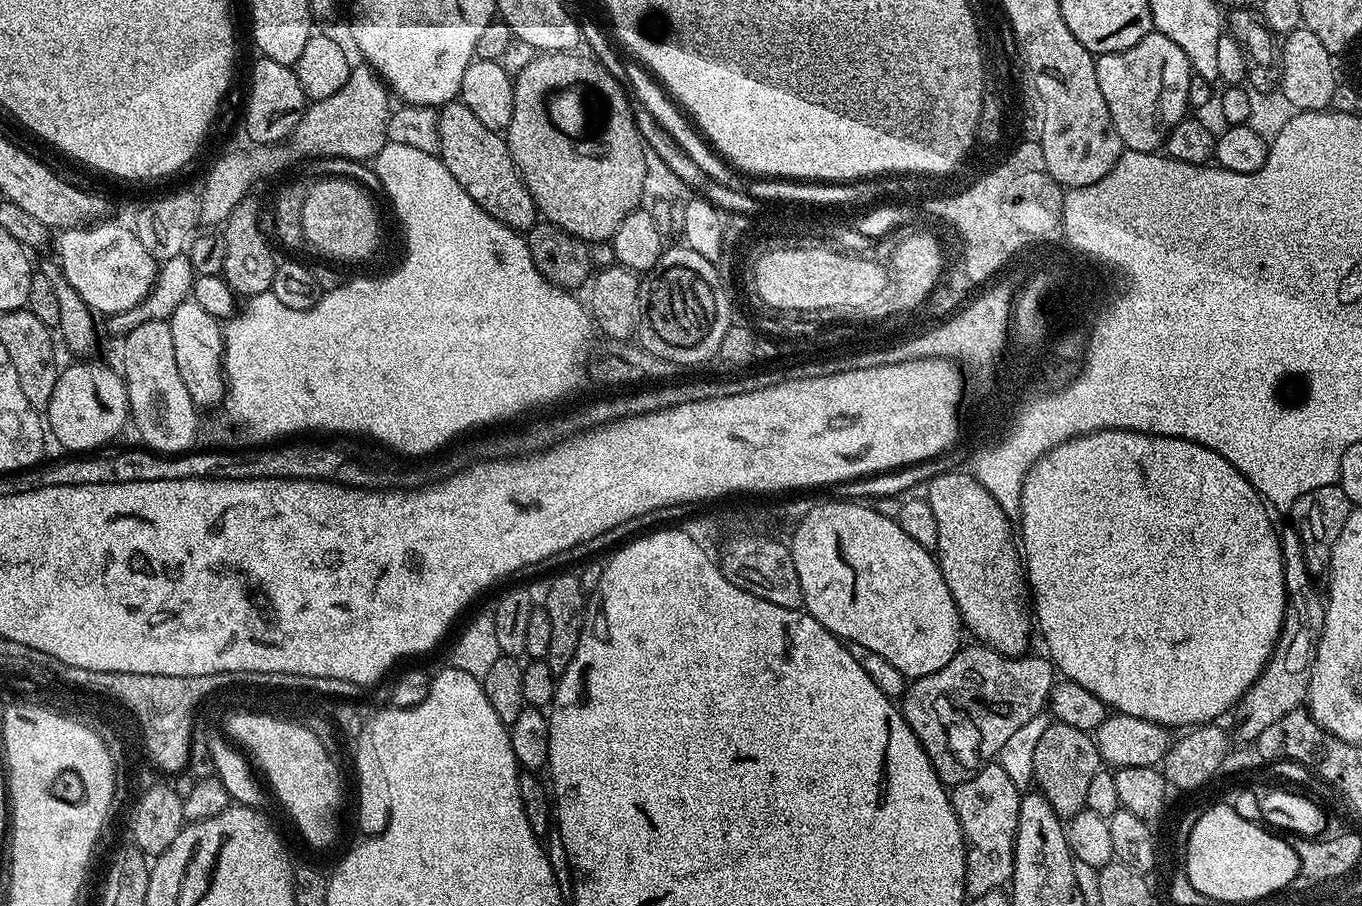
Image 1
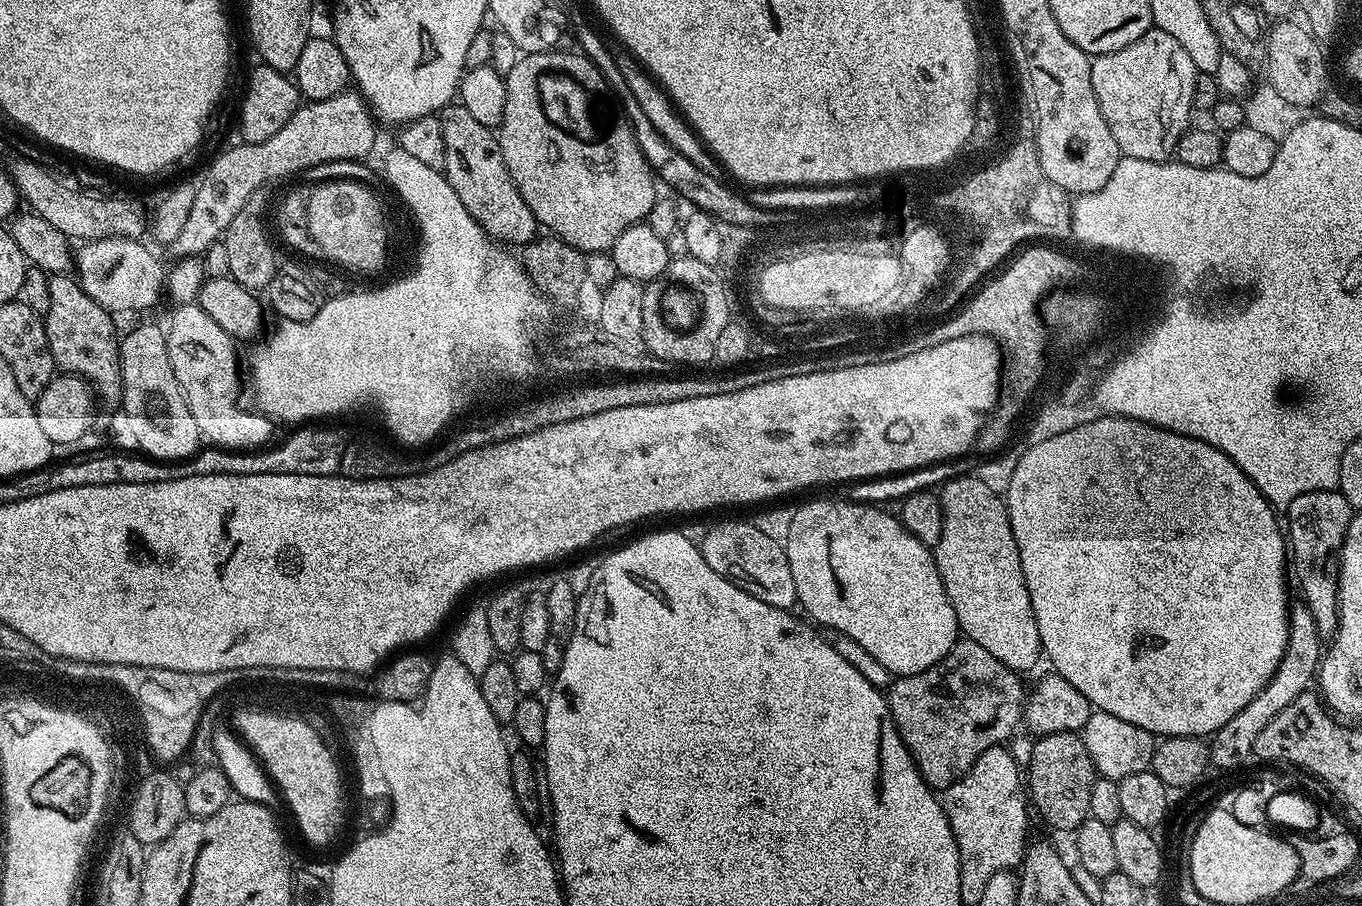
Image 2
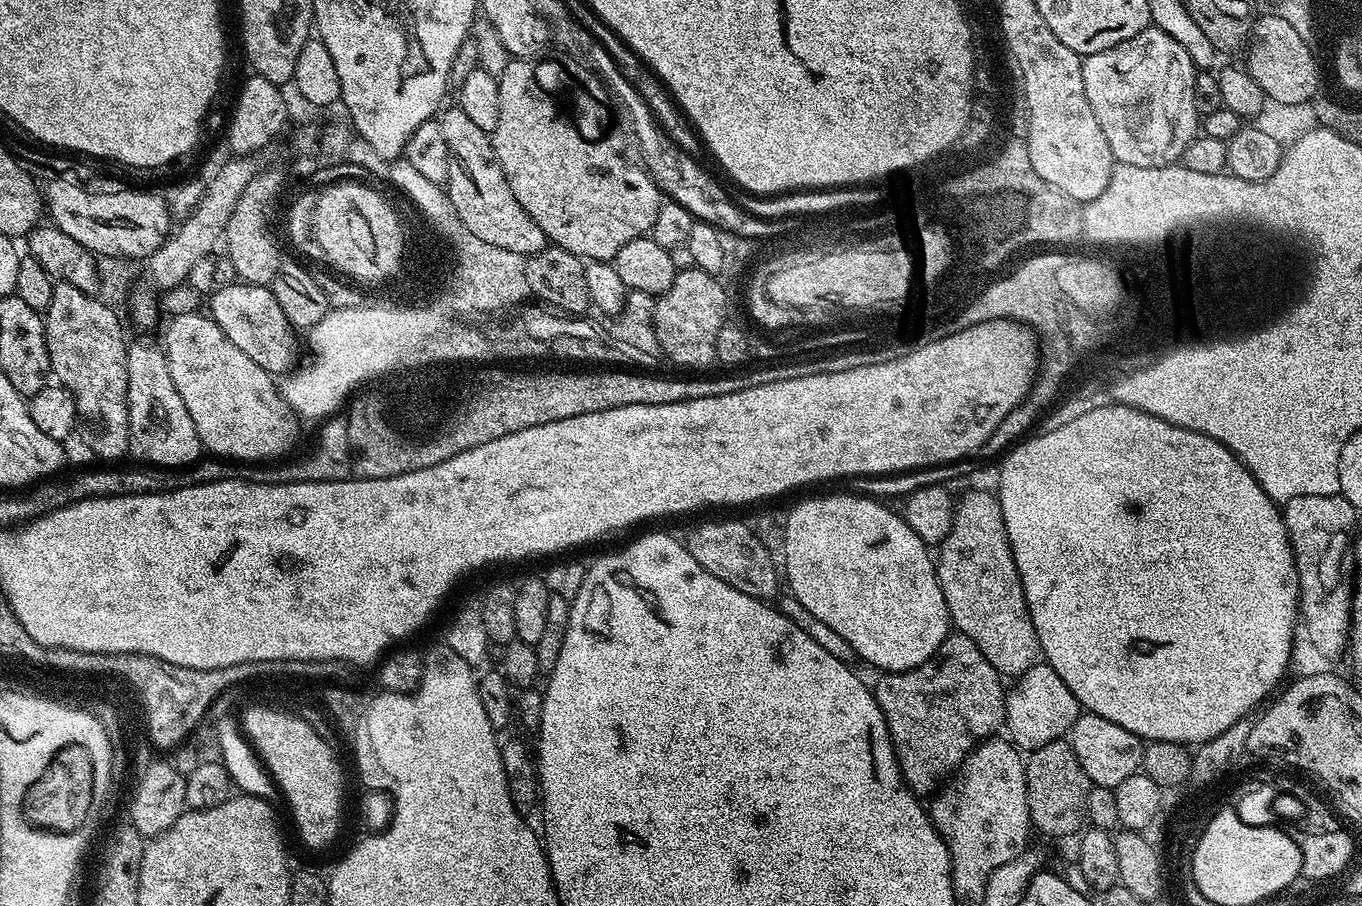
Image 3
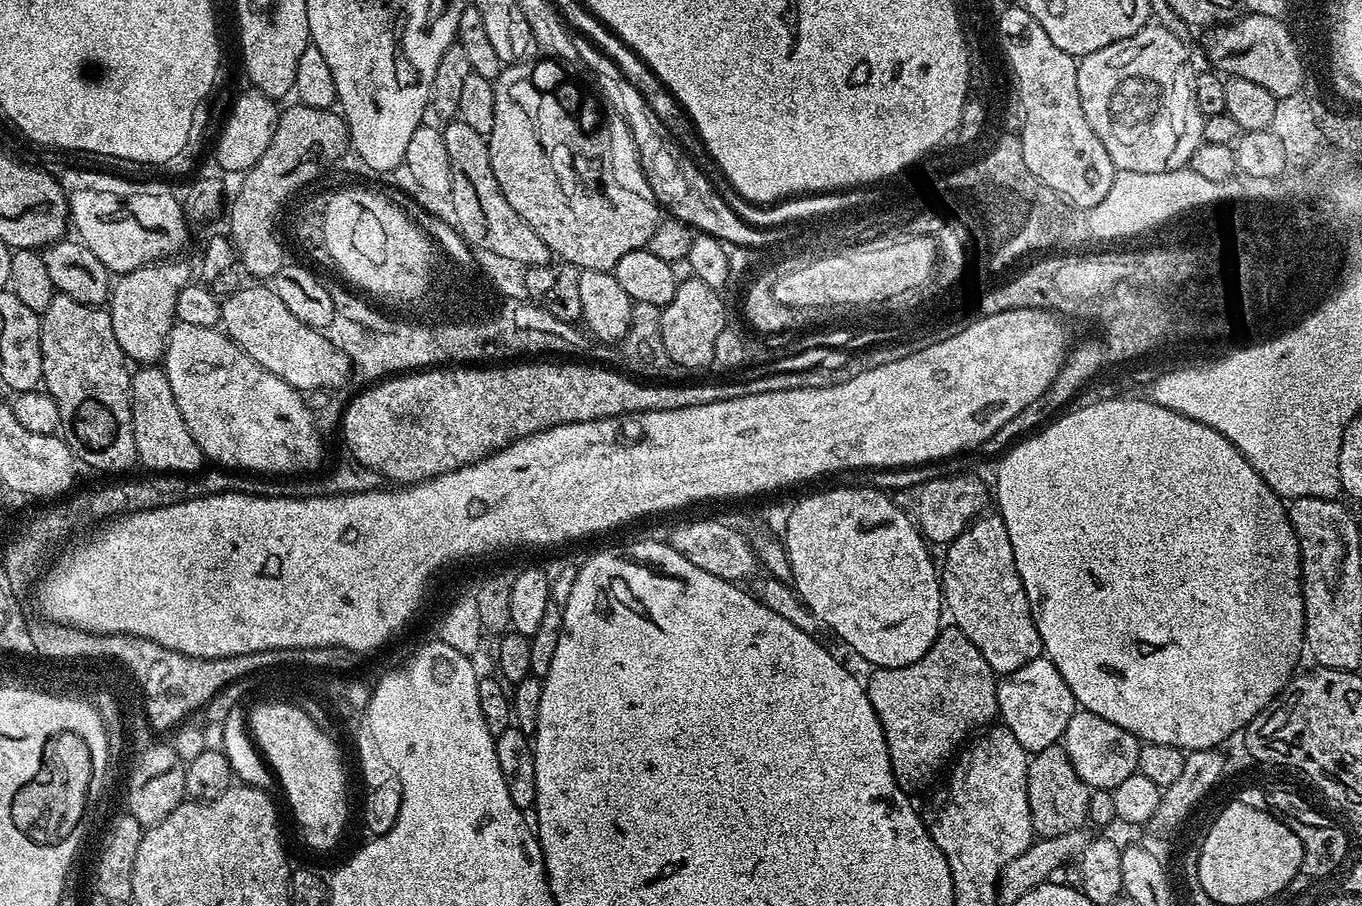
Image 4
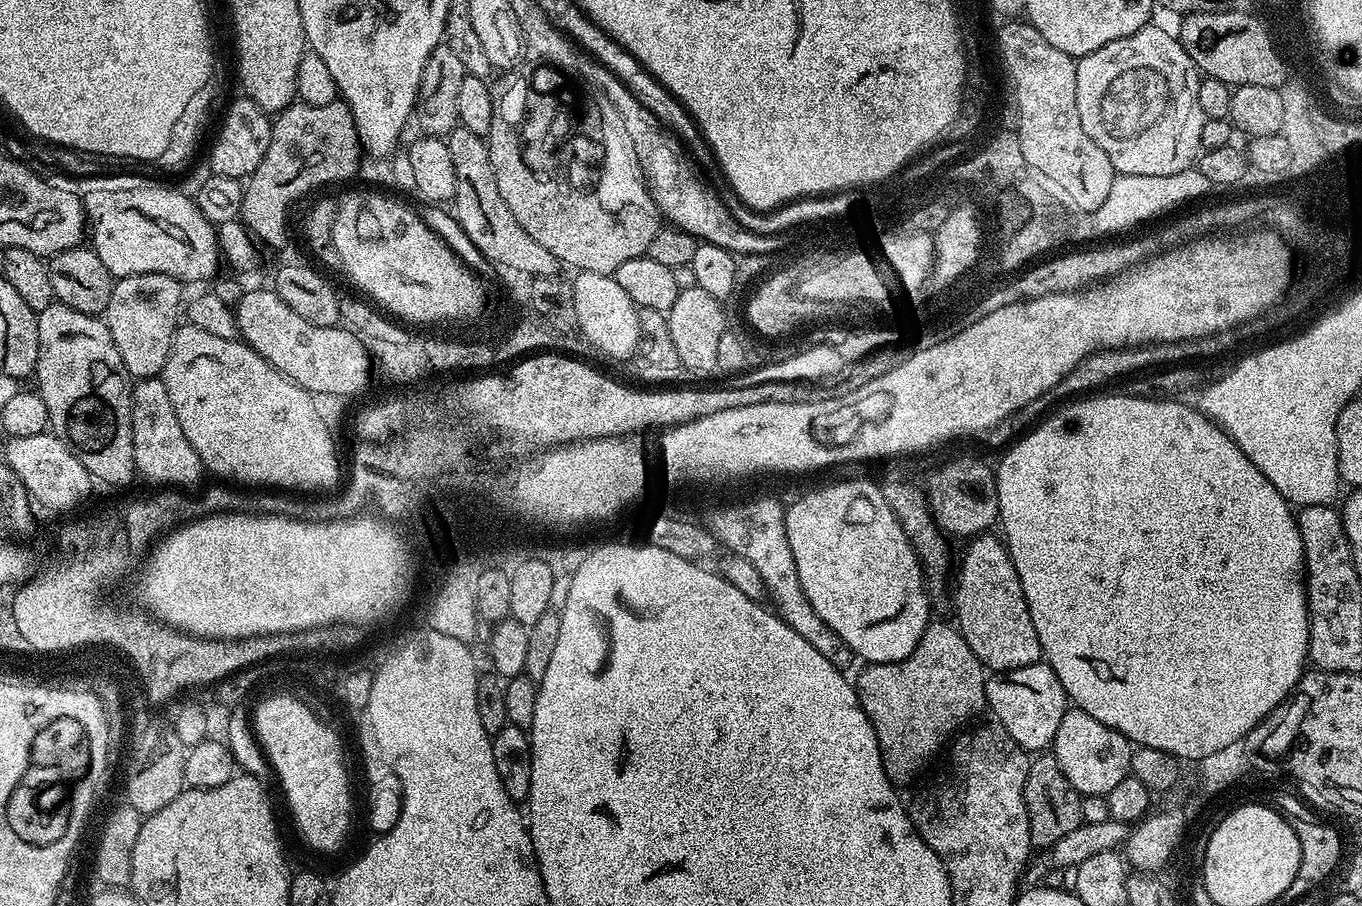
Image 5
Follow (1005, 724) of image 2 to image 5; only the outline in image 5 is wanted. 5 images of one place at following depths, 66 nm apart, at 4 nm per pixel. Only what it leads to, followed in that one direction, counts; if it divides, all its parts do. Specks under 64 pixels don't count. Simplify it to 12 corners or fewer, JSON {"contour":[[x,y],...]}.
{"contour":[[955,623],[854,680],[882,766],[910,783],[988,702]]}

